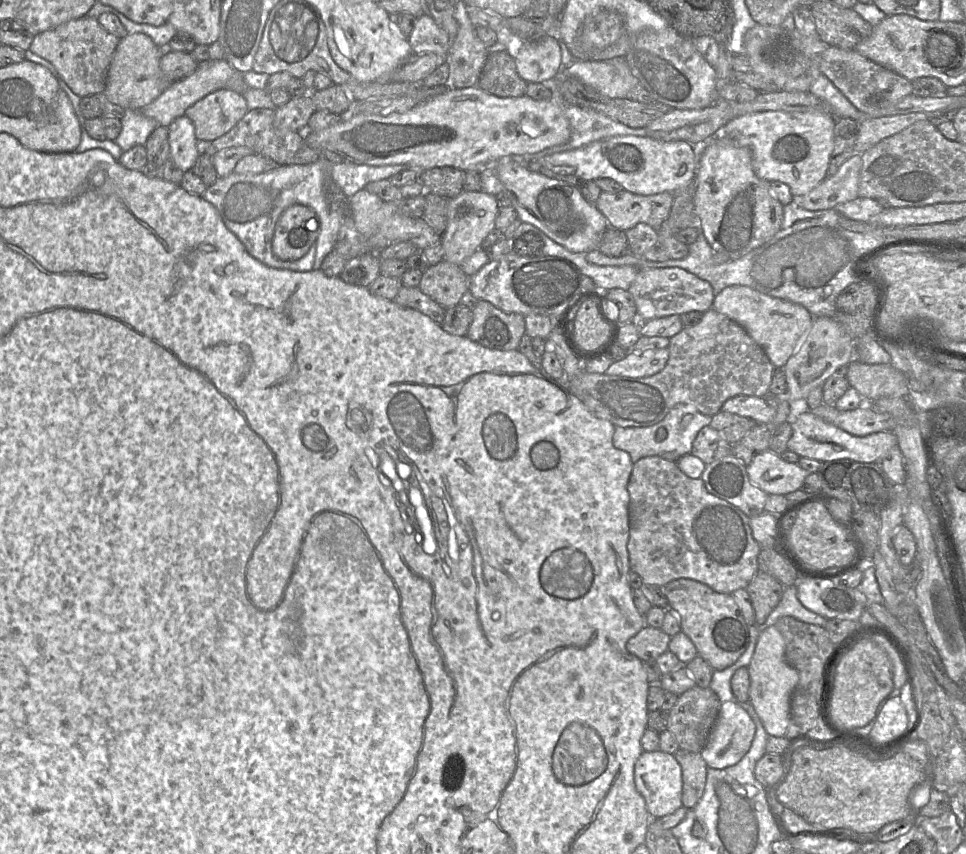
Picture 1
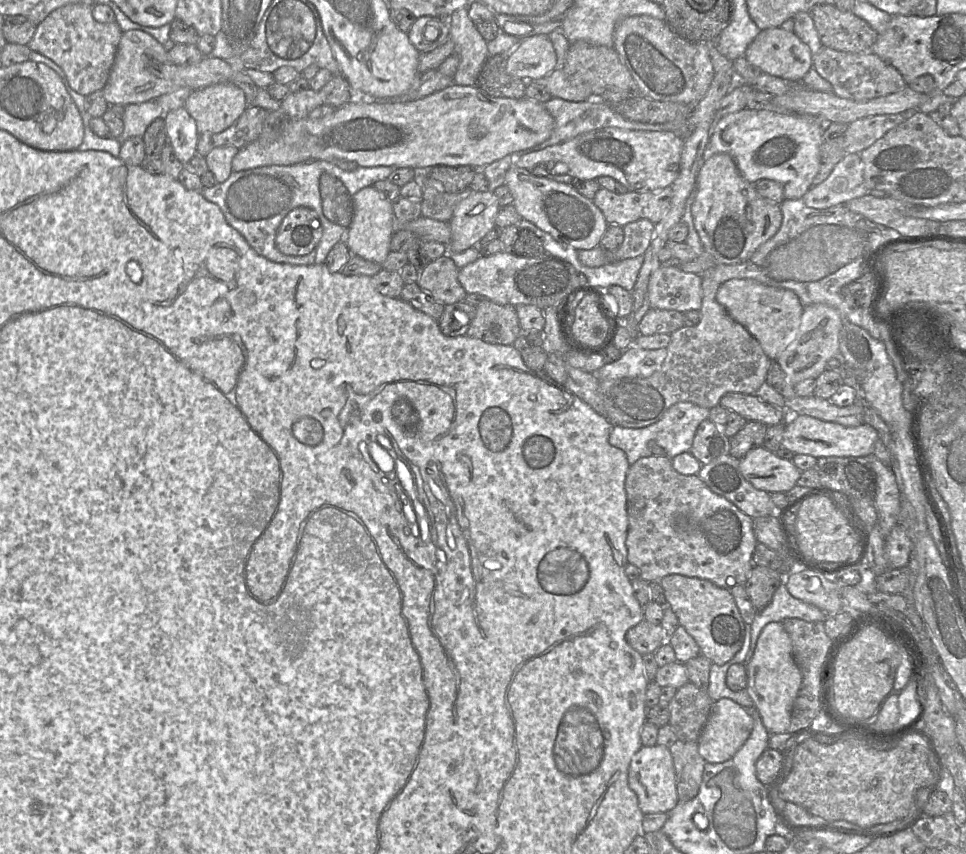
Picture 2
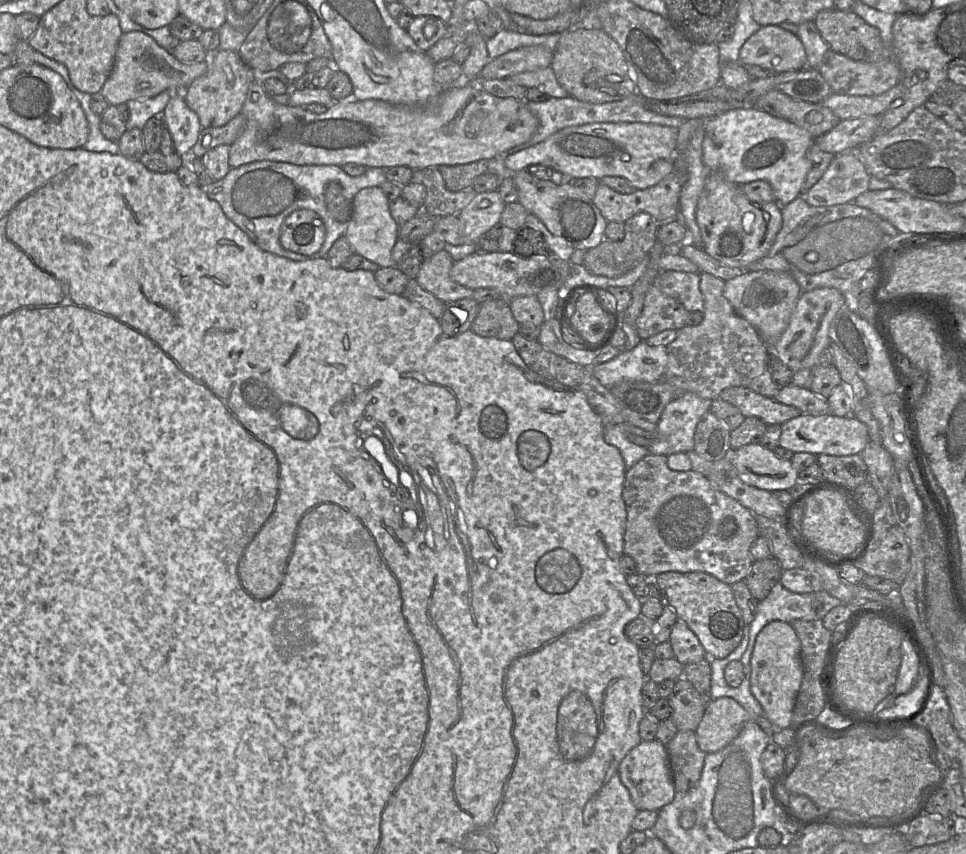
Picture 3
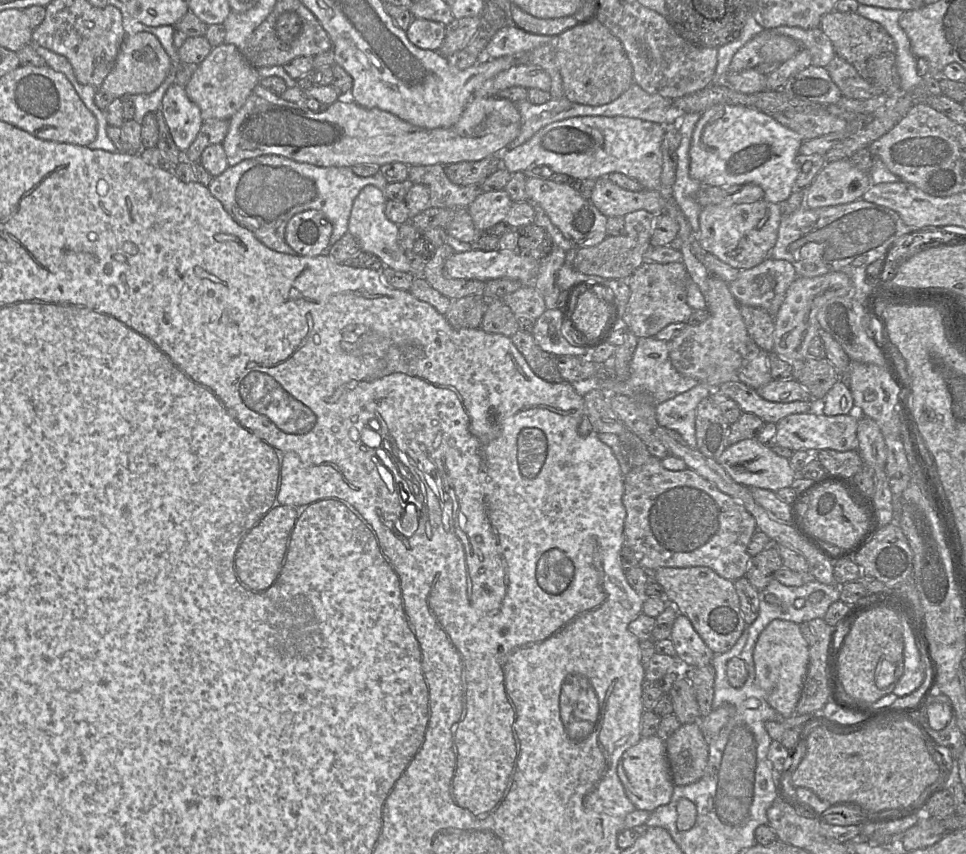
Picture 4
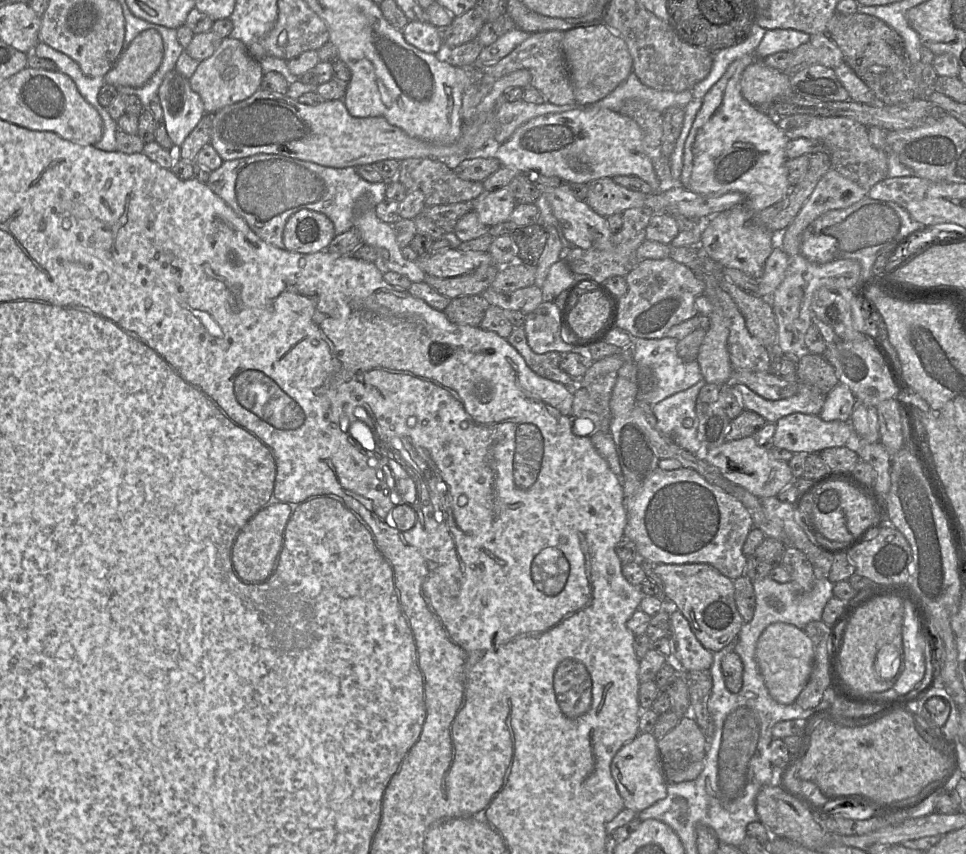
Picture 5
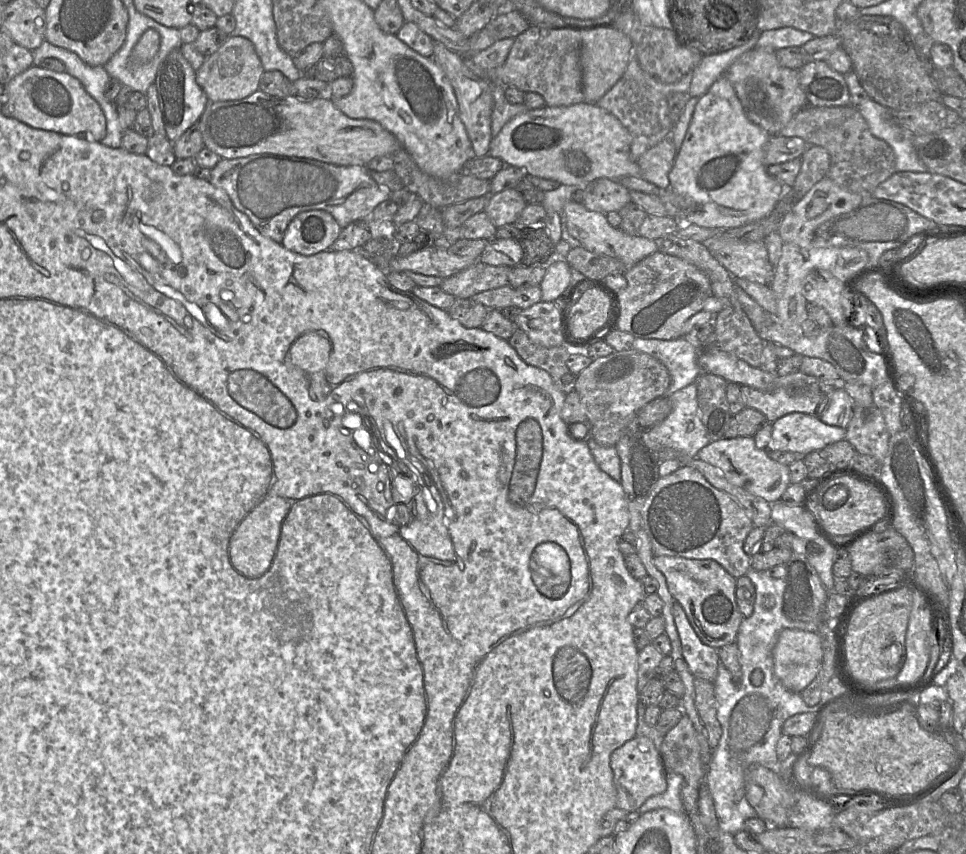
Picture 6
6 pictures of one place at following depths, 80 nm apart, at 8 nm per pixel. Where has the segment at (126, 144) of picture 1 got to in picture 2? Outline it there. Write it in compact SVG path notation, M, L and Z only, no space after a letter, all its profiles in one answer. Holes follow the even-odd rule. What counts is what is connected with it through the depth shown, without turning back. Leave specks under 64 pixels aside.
M155 100L129 104L125 106L123 132L116 139L122 143L131 137L143 137L147 127L163 116L163 110Z

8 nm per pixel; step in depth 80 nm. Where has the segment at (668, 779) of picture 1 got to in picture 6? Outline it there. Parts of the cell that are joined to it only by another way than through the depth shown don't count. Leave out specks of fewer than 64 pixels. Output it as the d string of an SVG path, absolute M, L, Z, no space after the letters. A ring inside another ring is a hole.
M635 736L615 749L610 756L610 766L617 792L616 807L628 812L638 810L650 797L667 789L666 770L660 752L653 741L645 736Z

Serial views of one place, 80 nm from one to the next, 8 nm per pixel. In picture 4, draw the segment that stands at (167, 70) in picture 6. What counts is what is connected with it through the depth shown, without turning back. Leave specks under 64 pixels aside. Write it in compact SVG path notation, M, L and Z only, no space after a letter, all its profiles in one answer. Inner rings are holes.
M174 83L165 92L160 109L174 143L186 152L203 124L200 108L189 99L184 87Z

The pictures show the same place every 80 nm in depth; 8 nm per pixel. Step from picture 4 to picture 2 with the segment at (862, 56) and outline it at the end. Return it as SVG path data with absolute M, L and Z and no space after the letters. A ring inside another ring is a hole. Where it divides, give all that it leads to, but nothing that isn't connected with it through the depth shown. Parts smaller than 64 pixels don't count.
M834 4L815 5L810 13L823 47L859 53L871 51L878 38L878 33L865 20L859 18L851 11L838 9Z

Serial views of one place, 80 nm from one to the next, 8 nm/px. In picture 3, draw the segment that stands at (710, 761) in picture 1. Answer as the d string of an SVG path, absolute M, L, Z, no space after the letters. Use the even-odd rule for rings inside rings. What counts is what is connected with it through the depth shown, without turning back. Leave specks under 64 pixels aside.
M733 698L710 700L695 731L699 748L706 754L723 749L740 734L748 720L748 712Z

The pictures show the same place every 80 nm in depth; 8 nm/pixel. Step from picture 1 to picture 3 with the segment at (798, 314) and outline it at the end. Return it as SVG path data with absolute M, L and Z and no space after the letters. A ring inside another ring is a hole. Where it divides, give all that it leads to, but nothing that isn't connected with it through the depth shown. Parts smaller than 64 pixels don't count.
M771 270L743 272L727 280L723 290L736 313L752 325L771 350L788 327L801 293L790 273Z

